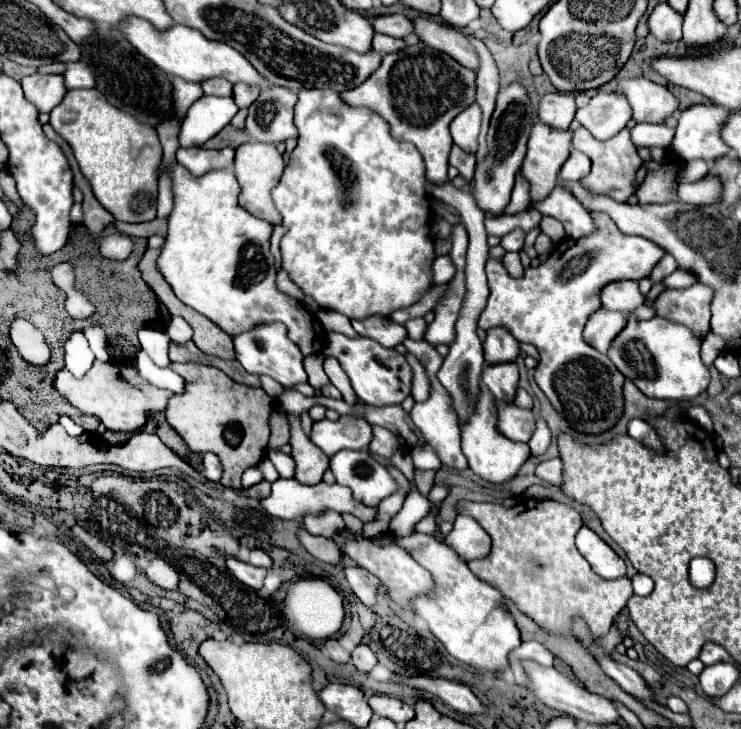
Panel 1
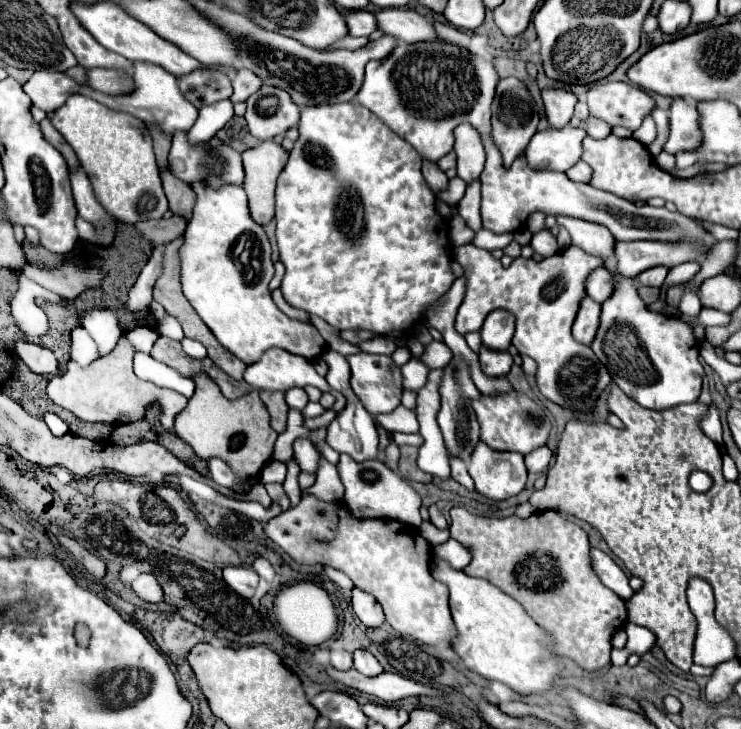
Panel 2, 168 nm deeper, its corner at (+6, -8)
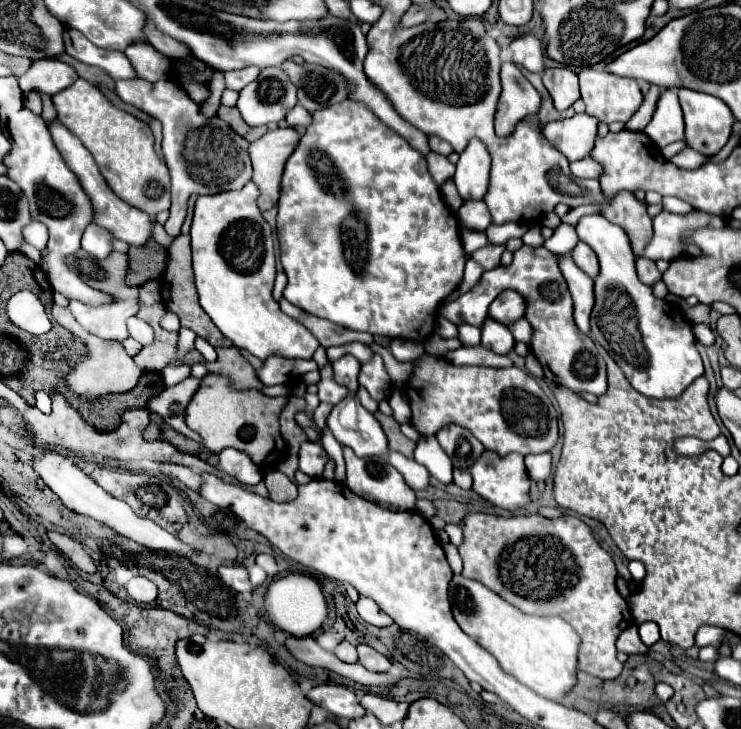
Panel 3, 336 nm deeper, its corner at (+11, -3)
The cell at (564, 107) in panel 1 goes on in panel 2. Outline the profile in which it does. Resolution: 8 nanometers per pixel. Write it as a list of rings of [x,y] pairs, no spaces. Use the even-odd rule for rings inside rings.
[[[544,90],[542,100],[544,100],[548,124],[552,128],[568,126],[572,114],[574,114],[576,96],[572,92],[566,92],[566,90]]]

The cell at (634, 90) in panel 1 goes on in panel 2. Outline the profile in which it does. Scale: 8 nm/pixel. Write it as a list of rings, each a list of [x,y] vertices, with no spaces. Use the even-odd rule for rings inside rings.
[[[600,82],[586,94],[590,114],[606,120],[610,126],[624,126],[628,130],[640,128],[642,120],[656,108],[652,96],[628,82]]]

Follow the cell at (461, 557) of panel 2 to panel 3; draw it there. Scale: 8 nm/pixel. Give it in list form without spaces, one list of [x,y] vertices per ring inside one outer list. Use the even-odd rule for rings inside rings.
[[[447,543],[447,545],[443,545],[443,549],[445,549],[445,555],[447,555],[447,561],[449,561],[449,565],[451,565],[451,569],[453,569],[453,573],[461,573],[461,557],[459,557],[459,551],[457,551],[457,547],[453,547],[451,543]]]

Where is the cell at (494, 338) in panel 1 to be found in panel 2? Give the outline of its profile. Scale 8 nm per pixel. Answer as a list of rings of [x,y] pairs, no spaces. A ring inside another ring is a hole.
[[[506,310],[490,312],[480,334],[482,334],[482,346],[494,348],[500,352],[508,350],[512,334],[514,334],[514,316]]]

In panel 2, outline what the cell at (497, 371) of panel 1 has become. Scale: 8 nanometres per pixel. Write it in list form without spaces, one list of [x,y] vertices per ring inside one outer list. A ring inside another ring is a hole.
[[[488,348],[480,350],[480,366],[486,376],[506,376],[512,366],[512,356],[508,352],[494,352]]]

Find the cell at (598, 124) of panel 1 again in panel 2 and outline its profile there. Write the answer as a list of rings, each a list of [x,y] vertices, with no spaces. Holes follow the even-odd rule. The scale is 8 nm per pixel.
[[[588,116],[588,118],[584,120],[584,130],[586,130],[588,136],[602,140],[602,138],[606,138],[606,136],[612,132],[612,126],[606,124],[604,120],[598,120],[598,118],[594,118],[594,116]]]

